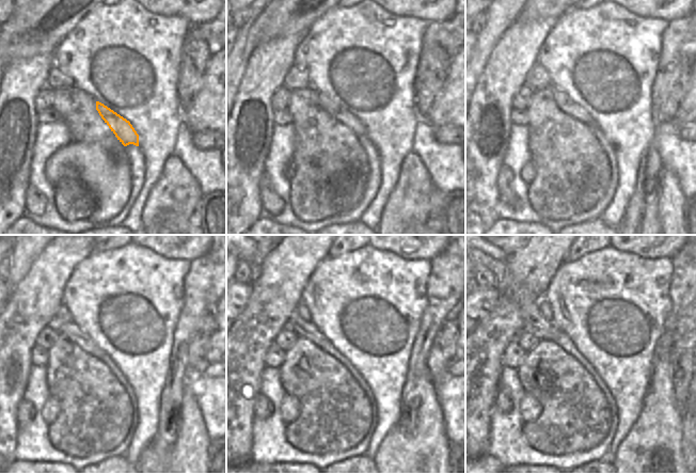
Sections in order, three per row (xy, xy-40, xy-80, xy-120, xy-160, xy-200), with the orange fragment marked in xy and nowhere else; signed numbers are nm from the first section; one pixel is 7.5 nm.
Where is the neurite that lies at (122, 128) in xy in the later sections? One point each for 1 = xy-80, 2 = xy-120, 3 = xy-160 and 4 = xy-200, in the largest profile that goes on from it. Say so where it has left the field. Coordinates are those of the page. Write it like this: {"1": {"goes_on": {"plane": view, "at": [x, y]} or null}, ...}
{"1": {"goes_on": {"plane": "xy-80", "at": [564, 103]}}, "2": {"goes_on": {"plane": "xy-120", "at": [69, 330]}}, "3": {"goes_on": {"plane": "xy-160", "at": [302, 328]}}, "4": {"goes_on": {"plane": "xy-200", "at": [527, 303]}}}

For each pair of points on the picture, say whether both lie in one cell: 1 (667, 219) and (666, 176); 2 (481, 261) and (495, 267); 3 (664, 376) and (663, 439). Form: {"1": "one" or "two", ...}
{"1": "one", "2": "one", "3": "one"}

